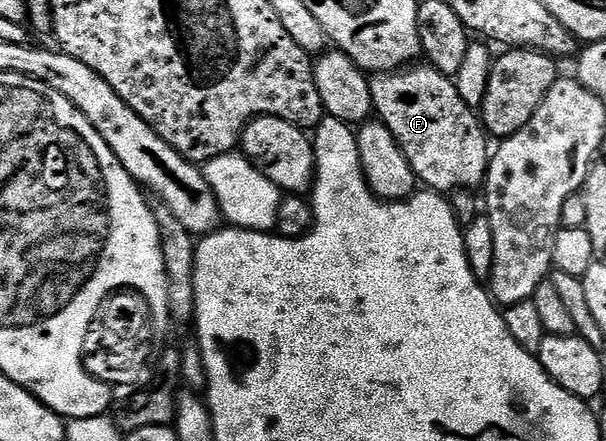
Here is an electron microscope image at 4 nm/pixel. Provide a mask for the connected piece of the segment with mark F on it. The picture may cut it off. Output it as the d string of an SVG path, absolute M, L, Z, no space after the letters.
M412 64L403 72L377 74L371 79L371 84L373 111L378 115L379 121L384 122L390 132L394 132L394 140L398 140L406 160L410 160L410 168L414 168L417 183L437 192L467 190L483 183L488 176L490 138L477 111L470 105L469 99L461 94L453 79L439 74L430 65Z

